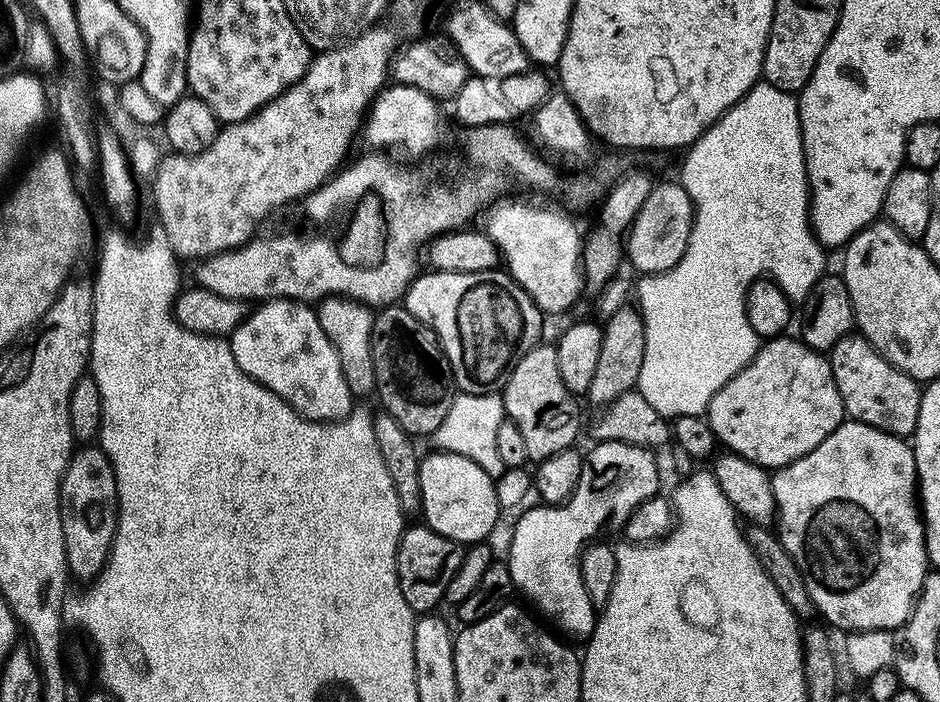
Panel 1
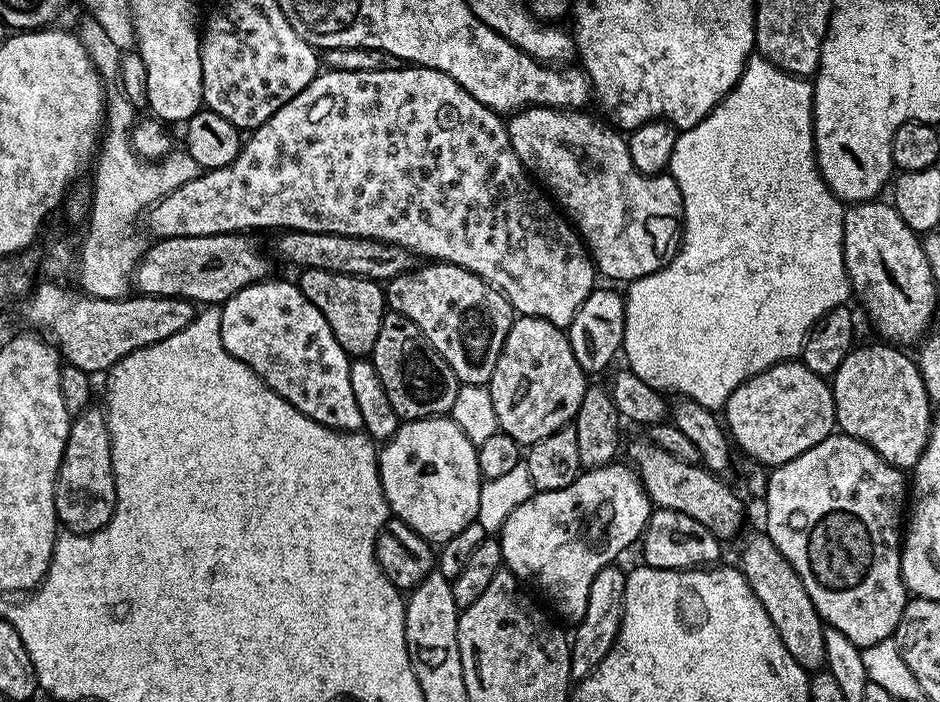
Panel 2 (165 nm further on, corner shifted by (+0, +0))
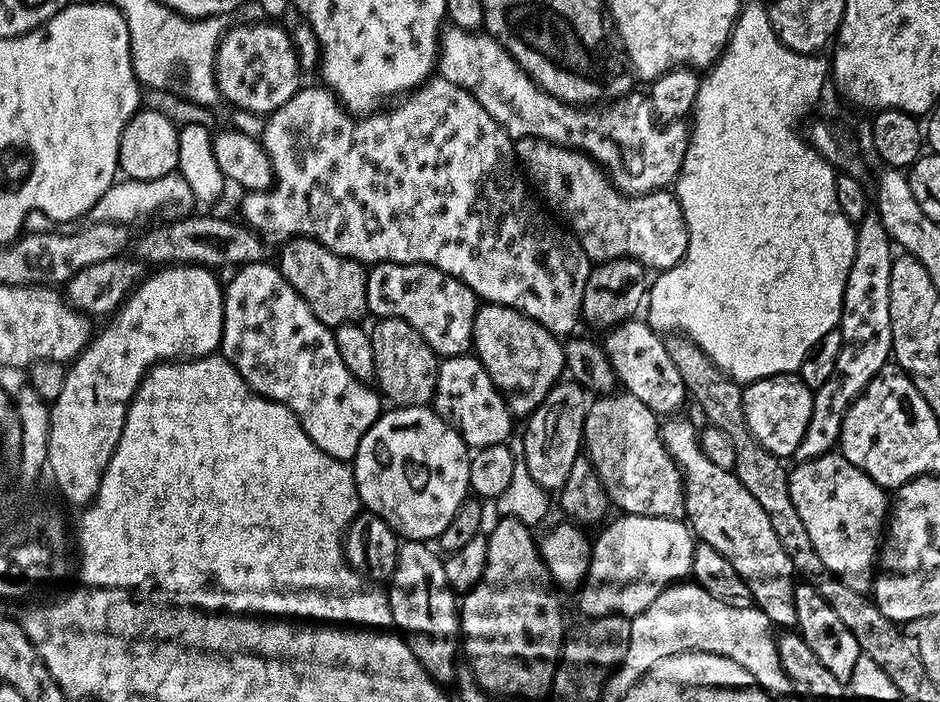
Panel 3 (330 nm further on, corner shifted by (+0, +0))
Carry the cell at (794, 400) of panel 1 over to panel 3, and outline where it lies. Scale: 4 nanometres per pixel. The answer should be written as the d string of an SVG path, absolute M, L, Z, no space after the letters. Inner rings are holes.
M799 375L767 376L751 381L743 389L746 422L754 438L772 455L792 458L810 425L813 389L801 382Z

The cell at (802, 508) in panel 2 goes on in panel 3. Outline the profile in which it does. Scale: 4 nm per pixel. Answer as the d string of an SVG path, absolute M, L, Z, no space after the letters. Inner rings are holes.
M831 450L812 460L801 460L788 473L788 485L790 486L790 499L794 502L794 507L798 509L798 515L802 517L802 523L806 526L807 532L810 534L810 542L814 542L814 550L818 550L818 558L822 558L822 562L826 562L828 569L837 576L842 582L846 582L846 586L851 586L853 590L867 593L874 583L874 565L878 560L878 553L882 547L882 537L886 532L886 521L890 515L890 500L886 497L885 489L877 486L869 476L862 470L858 470L858 466L854 466L847 458L841 456L839 451Z

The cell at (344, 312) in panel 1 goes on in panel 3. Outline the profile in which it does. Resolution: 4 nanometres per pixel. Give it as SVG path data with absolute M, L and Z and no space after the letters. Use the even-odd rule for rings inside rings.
M293 236L285 239L280 248L278 267L284 280L294 286L296 293L310 306L314 318L328 328L335 330L344 324L355 324L369 315L366 302L368 273L365 265L348 256L334 254L325 244L310 240L307 236Z

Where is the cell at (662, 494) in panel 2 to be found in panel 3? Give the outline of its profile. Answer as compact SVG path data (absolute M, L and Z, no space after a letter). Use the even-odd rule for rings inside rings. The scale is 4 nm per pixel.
M623 390L611 394L600 394L588 405L584 419L584 446L588 461L594 466L609 501L620 507L621 513L630 516L665 516L671 520L684 516L684 478L680 475L680 466L666 450L660 437L661 421L656 413L638 402L634 394Z

